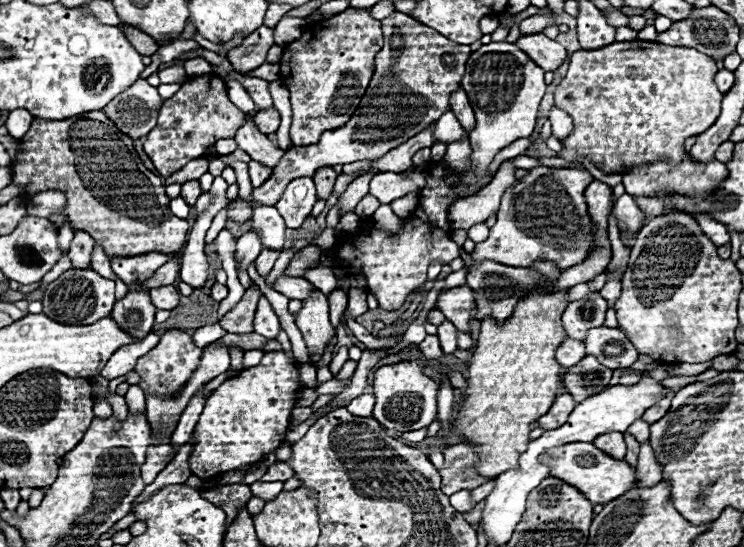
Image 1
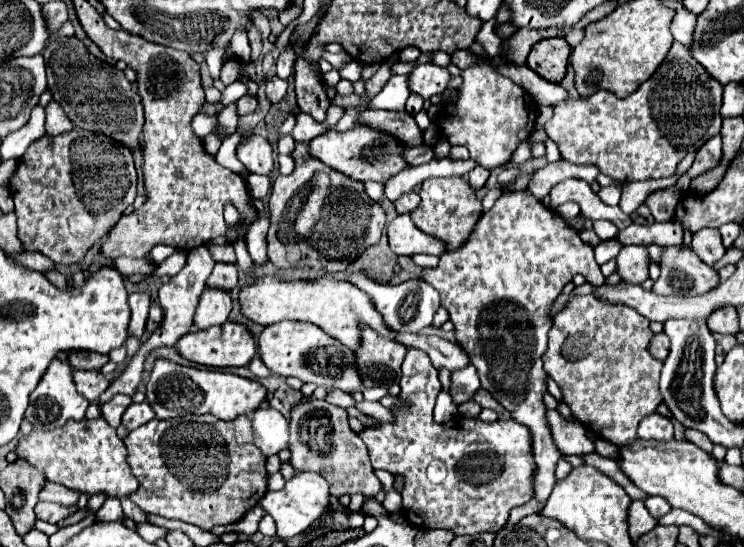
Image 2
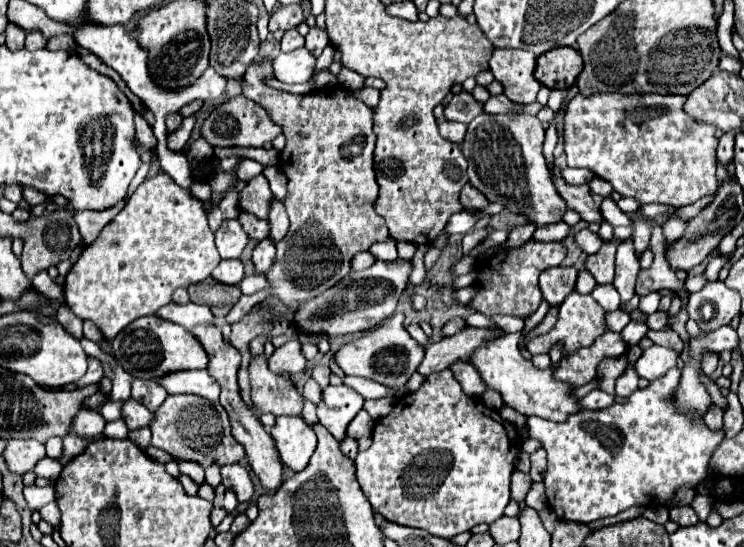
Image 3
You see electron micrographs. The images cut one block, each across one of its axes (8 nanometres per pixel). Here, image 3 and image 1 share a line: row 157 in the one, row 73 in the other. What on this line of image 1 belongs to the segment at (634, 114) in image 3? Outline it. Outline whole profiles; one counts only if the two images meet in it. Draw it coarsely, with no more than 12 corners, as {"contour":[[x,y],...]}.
{"contour":[[686,46],[576,50],[560,158],[666,160],[720,116],[716,62]]}

